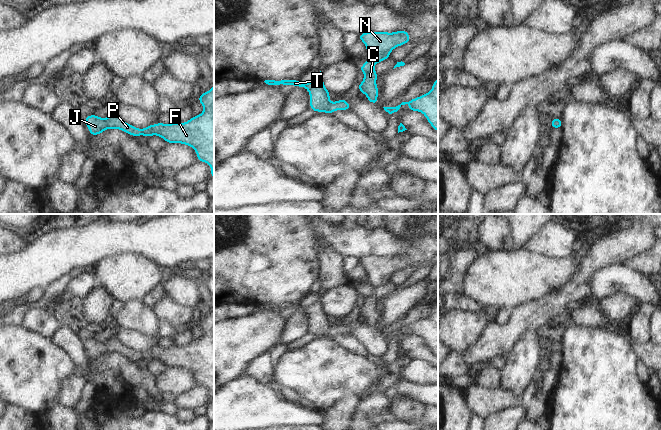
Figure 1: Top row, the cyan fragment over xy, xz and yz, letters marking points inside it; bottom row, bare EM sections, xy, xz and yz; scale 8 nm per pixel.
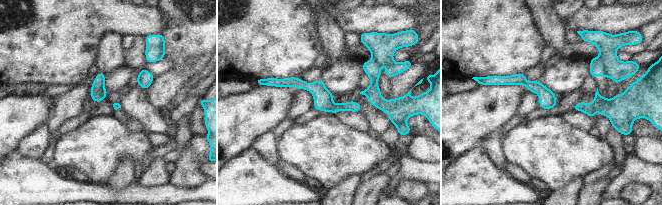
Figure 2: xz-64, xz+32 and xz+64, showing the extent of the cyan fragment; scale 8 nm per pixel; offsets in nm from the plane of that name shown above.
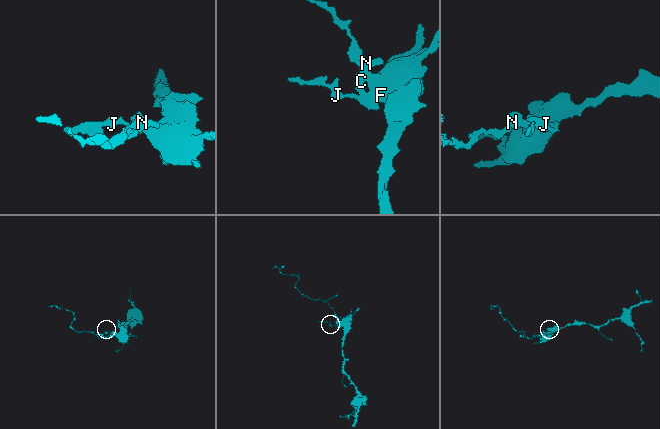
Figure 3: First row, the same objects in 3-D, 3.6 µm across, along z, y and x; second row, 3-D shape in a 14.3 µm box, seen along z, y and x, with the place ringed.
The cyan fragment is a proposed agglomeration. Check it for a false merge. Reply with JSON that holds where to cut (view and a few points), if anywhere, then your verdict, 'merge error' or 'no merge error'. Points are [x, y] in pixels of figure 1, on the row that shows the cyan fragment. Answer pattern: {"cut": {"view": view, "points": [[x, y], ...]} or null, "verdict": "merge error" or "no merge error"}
{"cut": null, "verdict": "no merge error"}

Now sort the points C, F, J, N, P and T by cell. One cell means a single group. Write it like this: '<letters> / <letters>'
C F J N P T

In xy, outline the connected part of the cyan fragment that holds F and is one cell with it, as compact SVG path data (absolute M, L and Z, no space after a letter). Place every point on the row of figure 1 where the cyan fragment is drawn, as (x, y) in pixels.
M214 85L206 93L201 93L198 101L204 111L193 116L185 123L172 124L157 123L148 125L145 129L138 129L121 120L117 112L113 112L106 119L97 115L84 117L86 126L92 136L101 134L106 129L120 129L129 135L146 137L158 135L169 143L181 143L191 146L197 154L198 161L211 166L211 176L214 177Z

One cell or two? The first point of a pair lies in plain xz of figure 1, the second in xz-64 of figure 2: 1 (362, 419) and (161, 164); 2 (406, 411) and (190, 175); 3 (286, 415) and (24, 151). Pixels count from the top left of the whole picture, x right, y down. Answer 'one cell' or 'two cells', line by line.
1: one cell
2: one cell
3: two cells

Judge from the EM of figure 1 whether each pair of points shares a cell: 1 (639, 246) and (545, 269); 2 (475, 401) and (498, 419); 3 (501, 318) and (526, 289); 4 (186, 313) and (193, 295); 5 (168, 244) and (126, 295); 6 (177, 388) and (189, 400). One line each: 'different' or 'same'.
1: different
2: different
3: different
4: different
5: different
6: different

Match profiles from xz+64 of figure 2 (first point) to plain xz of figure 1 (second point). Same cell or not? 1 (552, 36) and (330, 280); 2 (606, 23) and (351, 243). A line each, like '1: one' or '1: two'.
1: one
2: one

